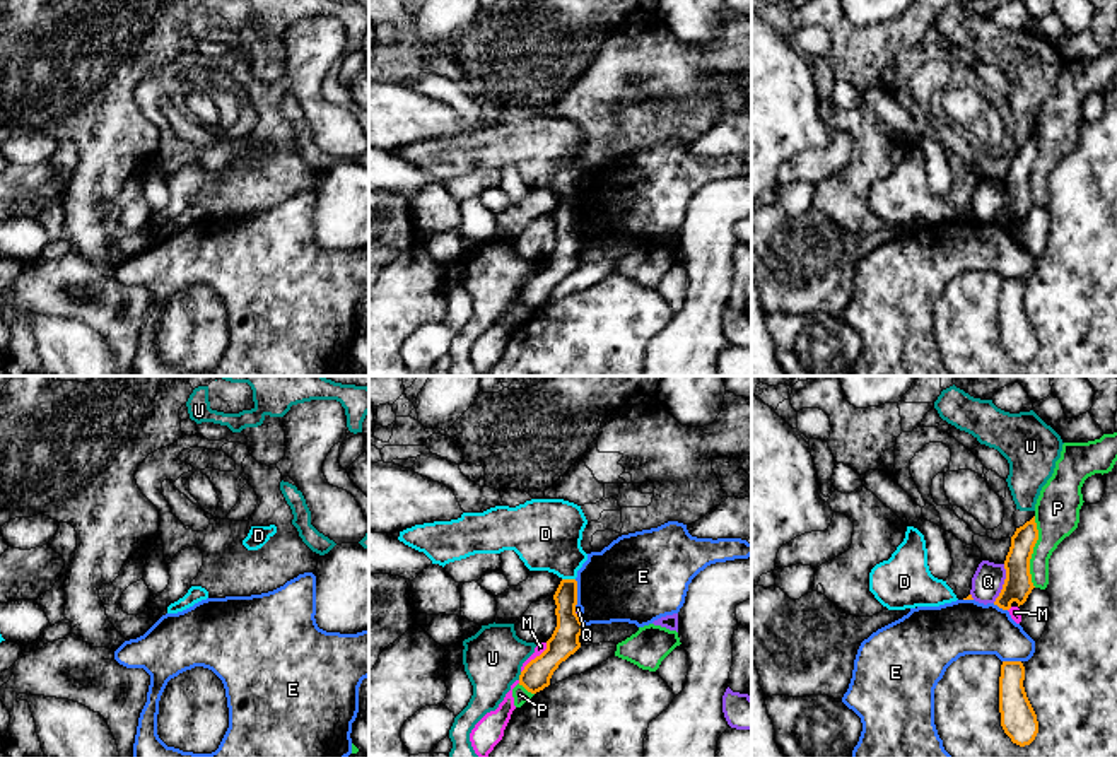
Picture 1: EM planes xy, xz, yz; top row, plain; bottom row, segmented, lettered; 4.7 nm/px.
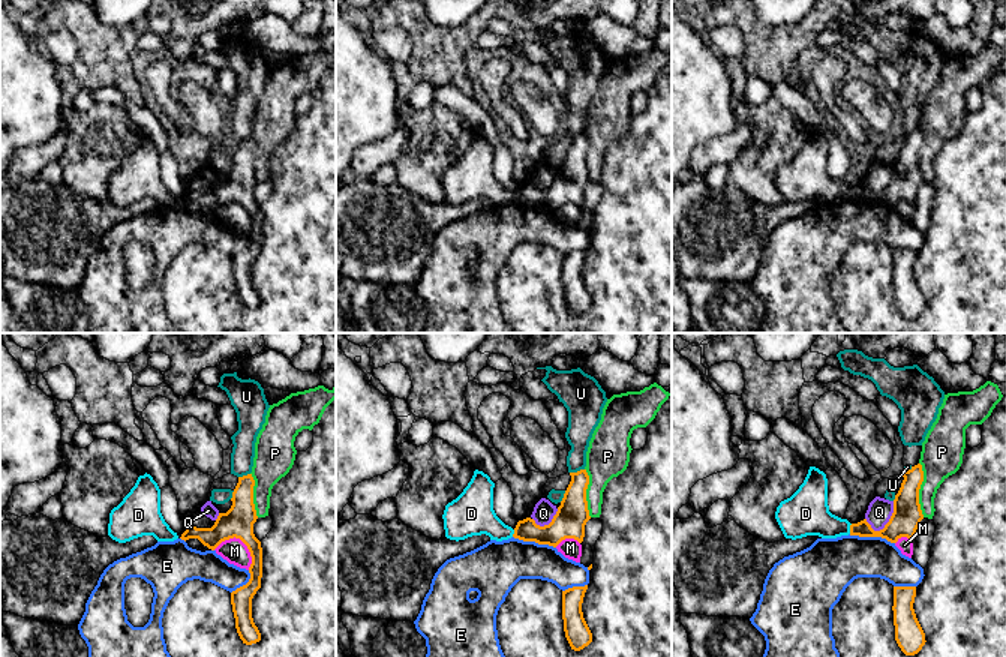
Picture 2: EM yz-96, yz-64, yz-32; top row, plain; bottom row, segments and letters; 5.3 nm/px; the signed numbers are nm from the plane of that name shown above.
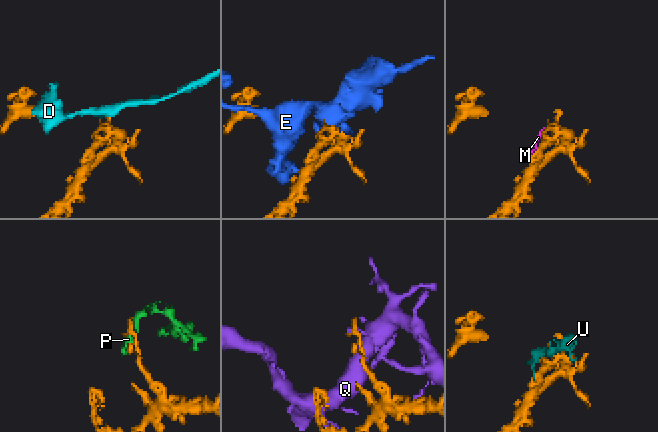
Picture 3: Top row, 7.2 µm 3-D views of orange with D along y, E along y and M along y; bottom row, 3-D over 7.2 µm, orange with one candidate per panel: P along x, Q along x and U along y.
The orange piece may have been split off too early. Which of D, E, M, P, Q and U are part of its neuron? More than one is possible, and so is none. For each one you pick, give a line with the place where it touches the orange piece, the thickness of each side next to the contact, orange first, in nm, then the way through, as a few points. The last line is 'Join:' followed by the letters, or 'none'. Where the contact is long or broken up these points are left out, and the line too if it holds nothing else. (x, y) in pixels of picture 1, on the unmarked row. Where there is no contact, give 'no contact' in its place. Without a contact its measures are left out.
Join: none

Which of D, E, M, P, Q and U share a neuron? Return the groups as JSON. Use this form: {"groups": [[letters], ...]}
{"groups": [["D"], ["E"], ["M"], ["P"], ["Q"], ["U"]]}

